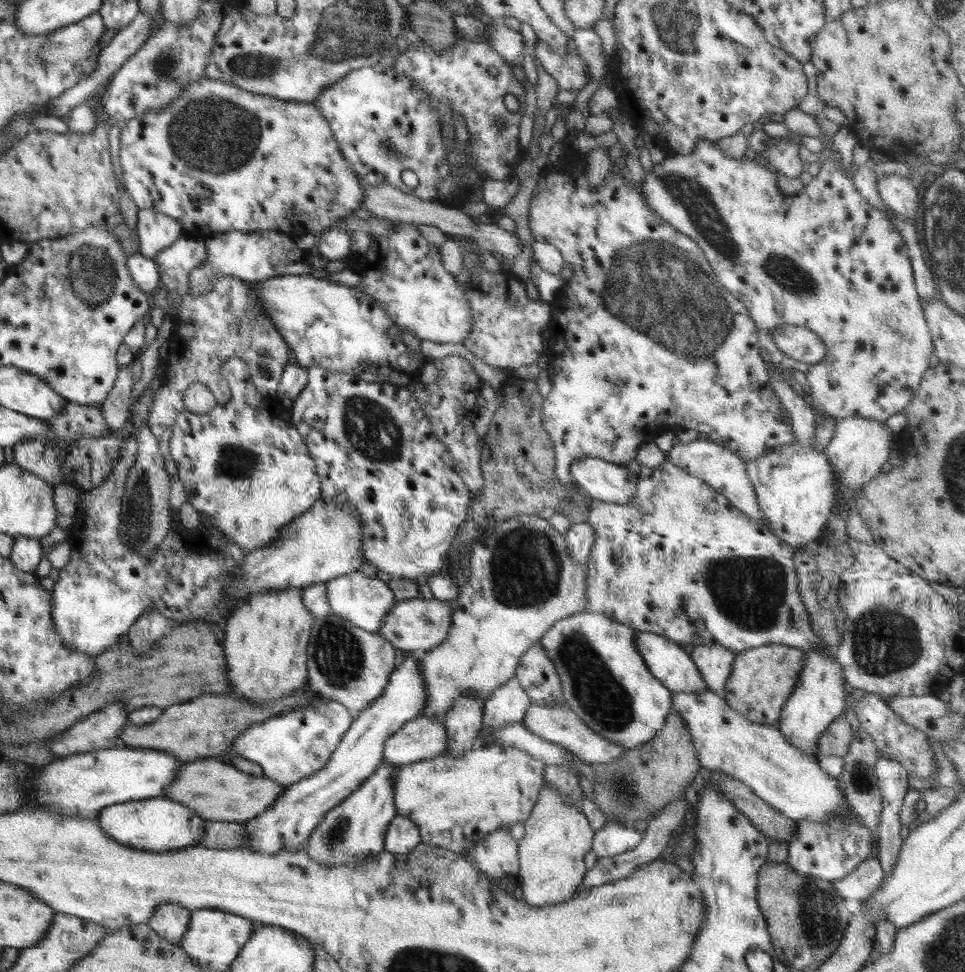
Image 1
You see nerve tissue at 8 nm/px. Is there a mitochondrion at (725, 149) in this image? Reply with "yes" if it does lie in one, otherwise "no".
no

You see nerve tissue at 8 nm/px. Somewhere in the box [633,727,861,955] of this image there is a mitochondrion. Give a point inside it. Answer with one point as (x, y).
(818, 920)

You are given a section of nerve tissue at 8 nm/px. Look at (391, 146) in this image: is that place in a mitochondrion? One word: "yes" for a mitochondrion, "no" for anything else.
yes

